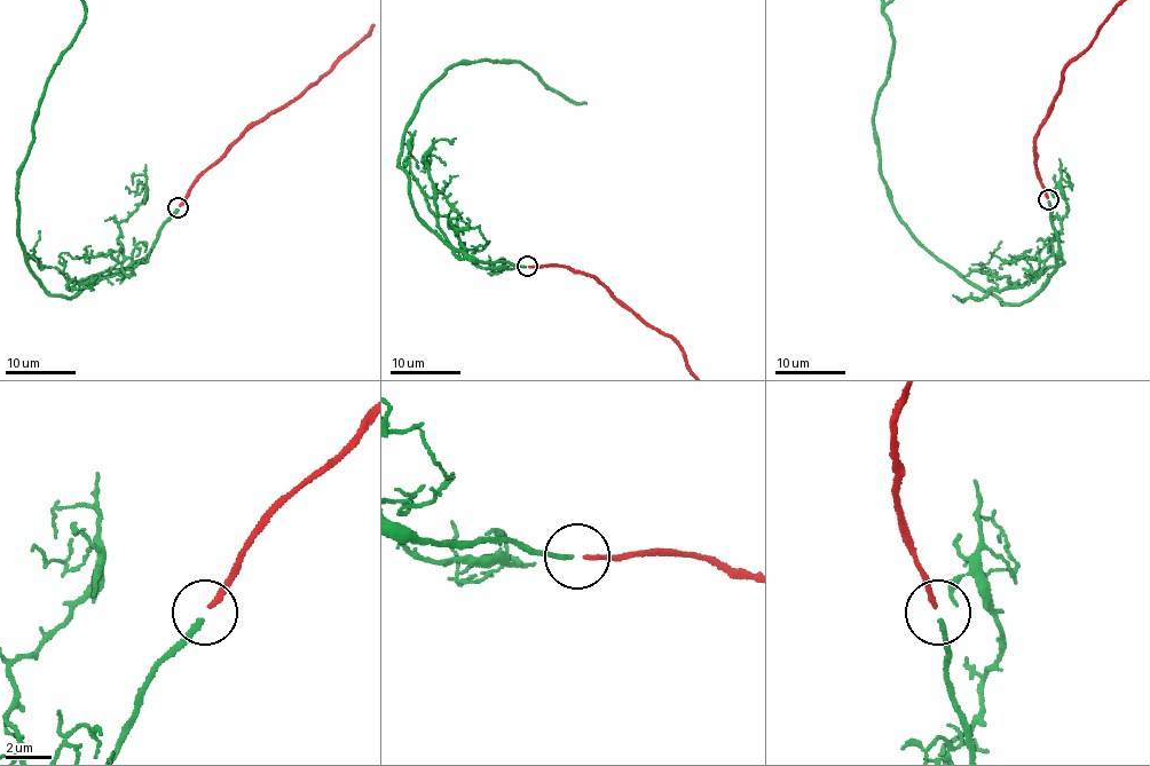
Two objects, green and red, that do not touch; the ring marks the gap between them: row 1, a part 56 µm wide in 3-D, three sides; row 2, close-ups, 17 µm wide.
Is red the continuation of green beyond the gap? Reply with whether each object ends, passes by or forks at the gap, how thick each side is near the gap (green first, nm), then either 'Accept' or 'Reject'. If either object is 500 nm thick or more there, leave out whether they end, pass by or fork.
At the ring green ends. At the ring red ends. Thickness 240 nm (green) against 200 nm. Accept

